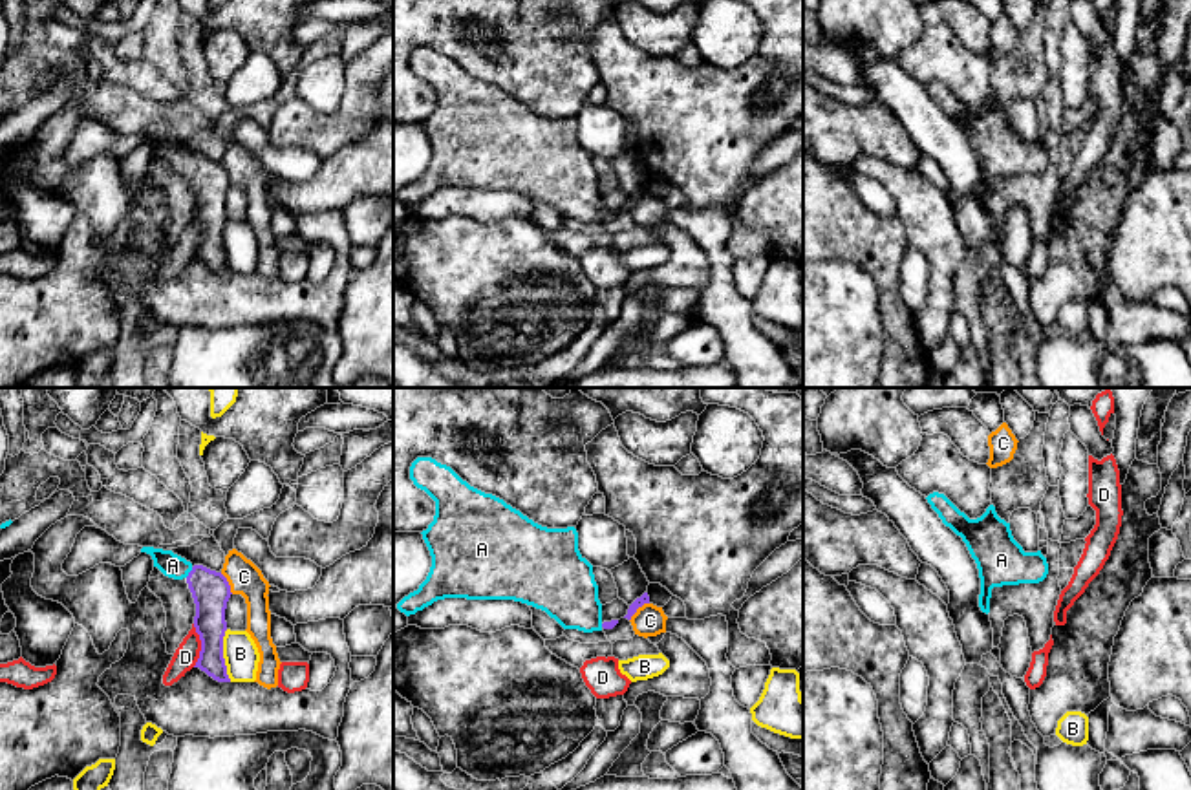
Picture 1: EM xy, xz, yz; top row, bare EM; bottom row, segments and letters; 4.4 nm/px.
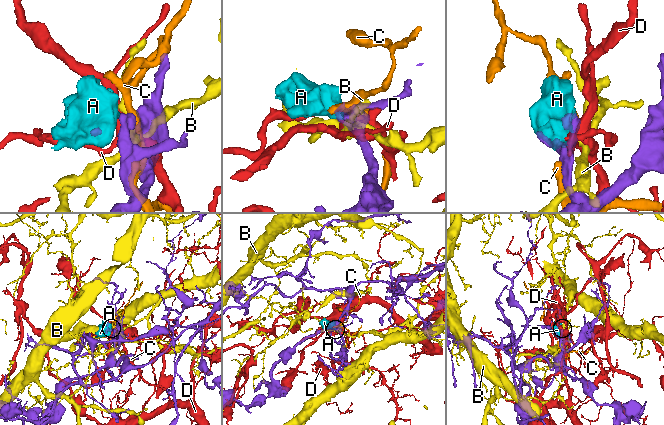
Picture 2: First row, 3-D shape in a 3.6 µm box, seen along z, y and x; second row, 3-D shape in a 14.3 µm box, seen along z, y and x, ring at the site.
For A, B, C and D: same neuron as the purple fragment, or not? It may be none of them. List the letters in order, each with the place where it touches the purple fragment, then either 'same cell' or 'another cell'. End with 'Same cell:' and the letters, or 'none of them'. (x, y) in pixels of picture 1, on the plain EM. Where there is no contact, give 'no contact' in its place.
A: xy (189, 163) | same cell
B: xy (222, 245) | another cell
C: xz (637, 198) | another cell
D: xy (202, 236) | another cell
Same cell: A

